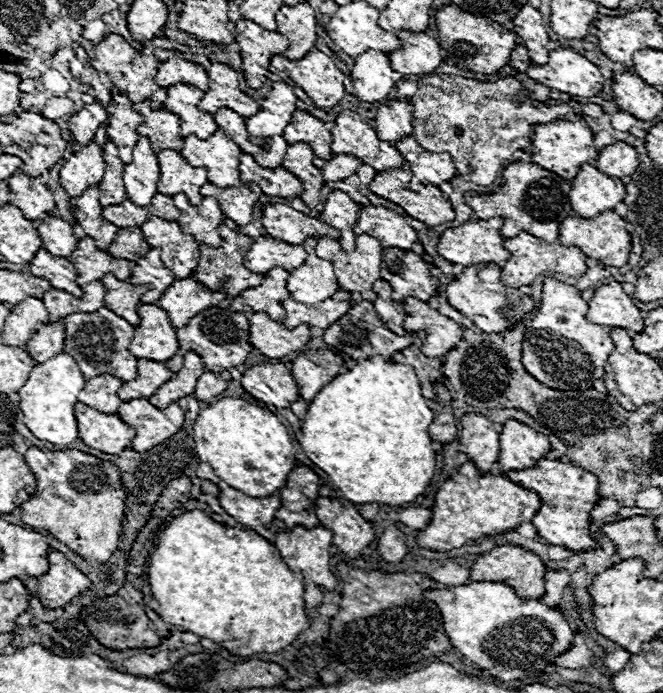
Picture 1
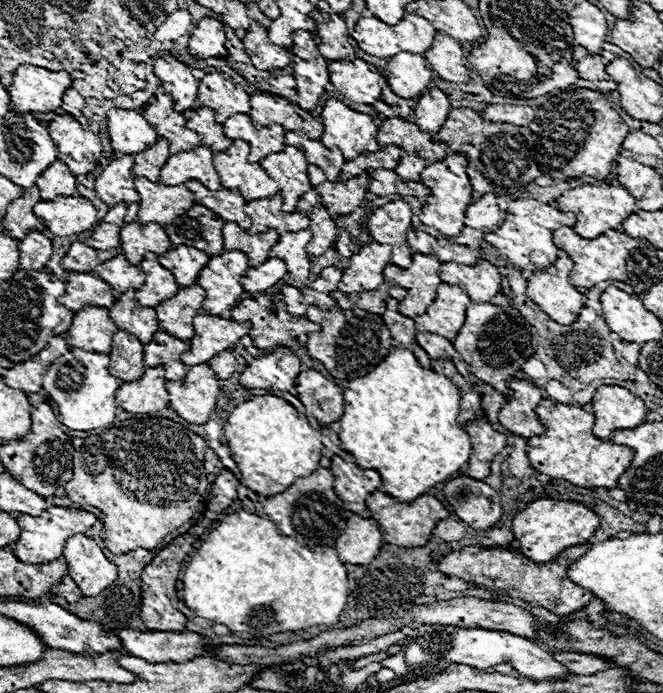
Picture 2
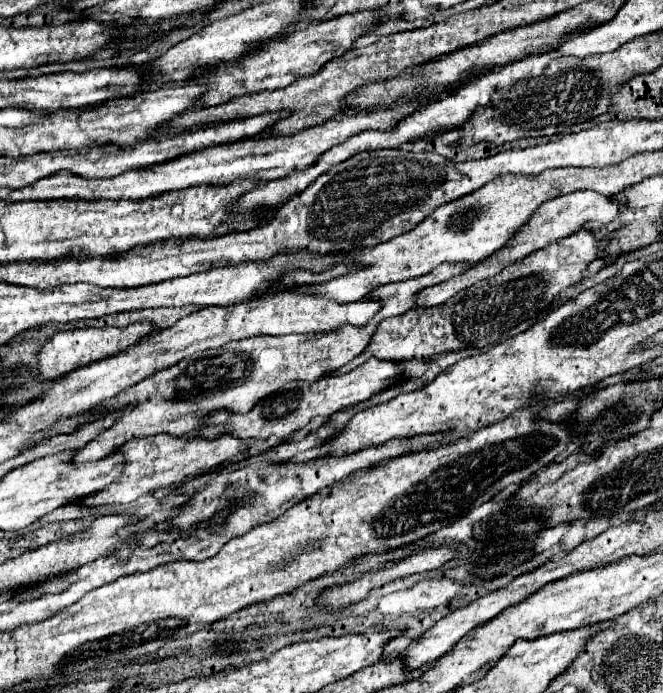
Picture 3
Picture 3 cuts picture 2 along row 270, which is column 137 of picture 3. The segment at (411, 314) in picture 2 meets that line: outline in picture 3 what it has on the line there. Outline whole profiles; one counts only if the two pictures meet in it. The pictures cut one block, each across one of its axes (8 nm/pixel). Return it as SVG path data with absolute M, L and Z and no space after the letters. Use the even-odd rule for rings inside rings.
M442 264L434 268L434 272L418 278L410 278L406 282L380 286L370 294L370 298L382 302L382 310L378 316L374 316L366 326L342 326L336 332L328 334L310 334L310 336L252 336L236 342L228 342L220 348L198 352L198 356L190 356L182 362L178 362L174 368L166 368L162 372L156 372L154 376L142 380L142 384L134 384L134 388L126 388L116 397L105 400L93 408L88 416L79 416L66 420L66 424L56 424L58 432L46 432L46 436L38 436L38 440L52 438L58 434L70 434L82 428L82 424L97 420L105 414L121 409L127 405L133 405L132 412L122 416L114 428L100 432L98 438L94 438L90 444L74 452L74 464L80 462L94 462L106 458L114 448L126 444L132 438L146 438L154 434L172 434L182 436L192 430L196 430L202 424L202 416L206 412L214 412L214 408L230 408L234 414L246 414L258 404L258 400L264 400L266 396L274 394L278 388L292 380L306 380L314 382L322 378L326 372L340 368L348 364L352 358L356 358L368 344L372 334L376 332L378 324L390 316L400 316L408 312L414 306L416 294L426 288L434 286L438 282L450 280L462 272L466 272L470 266L466 264Z

